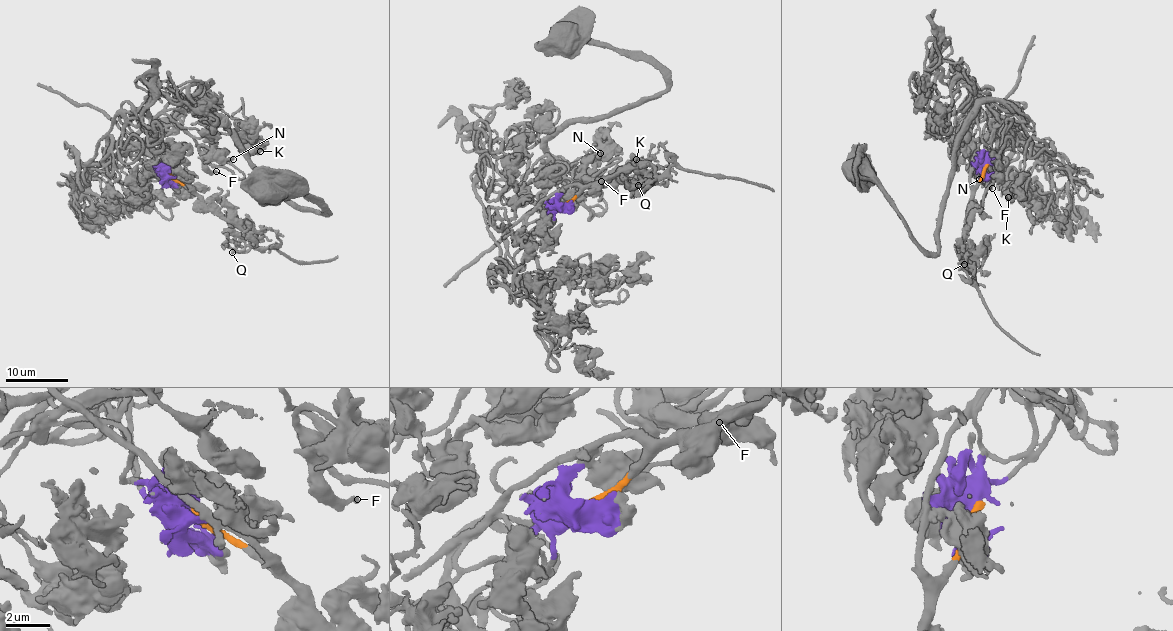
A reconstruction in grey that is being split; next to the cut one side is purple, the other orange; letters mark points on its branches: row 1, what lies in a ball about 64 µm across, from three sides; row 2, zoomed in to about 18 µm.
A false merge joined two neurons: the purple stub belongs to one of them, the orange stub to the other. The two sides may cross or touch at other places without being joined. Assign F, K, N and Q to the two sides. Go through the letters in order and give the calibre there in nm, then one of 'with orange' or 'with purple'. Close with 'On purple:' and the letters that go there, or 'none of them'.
F: calibre 190 nm; with purple
K: calibre 320 nm; with purple
N: calibre 360 nm; with purple
Q: calibre 190 nm; with orange
On purple: F, K, N

